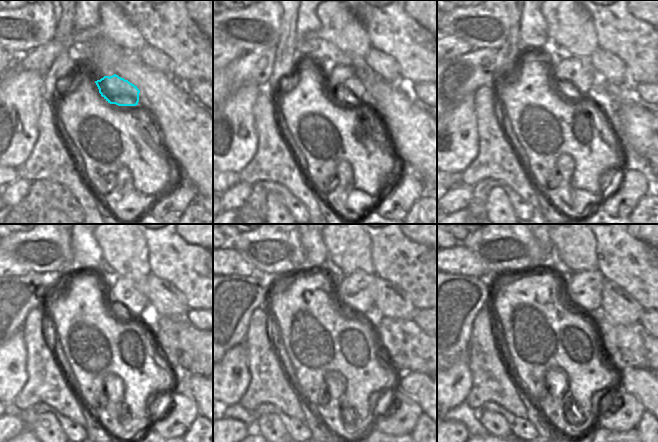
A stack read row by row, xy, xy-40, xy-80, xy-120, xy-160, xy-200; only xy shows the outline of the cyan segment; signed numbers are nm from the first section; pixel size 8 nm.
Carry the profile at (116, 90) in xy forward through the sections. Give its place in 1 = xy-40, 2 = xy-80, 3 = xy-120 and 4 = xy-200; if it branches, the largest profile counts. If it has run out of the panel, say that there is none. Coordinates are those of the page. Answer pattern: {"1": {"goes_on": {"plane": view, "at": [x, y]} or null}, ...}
{"1": {"goes_on": {"plane": "xy-40", "at": [342, 82]}}, "2": {"goes_on": {"plane": "xy-80", "at": [576, 73]}}, "3": {"goes_on": {"plane": "xy-120", "at": [129, 293]}}, "4": {"goes_on": {"plane": "xy-200", "at": [581, 291]}}}

